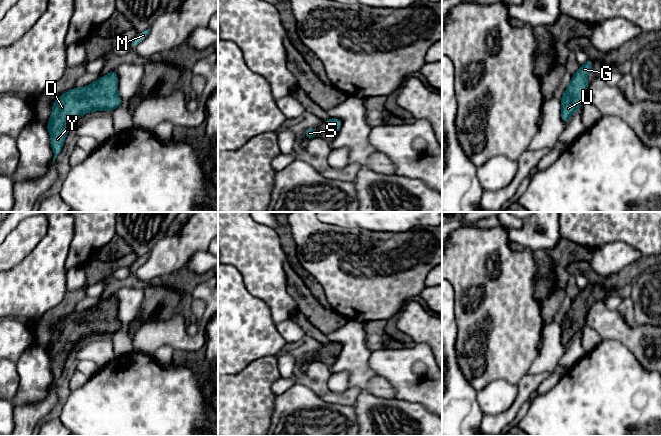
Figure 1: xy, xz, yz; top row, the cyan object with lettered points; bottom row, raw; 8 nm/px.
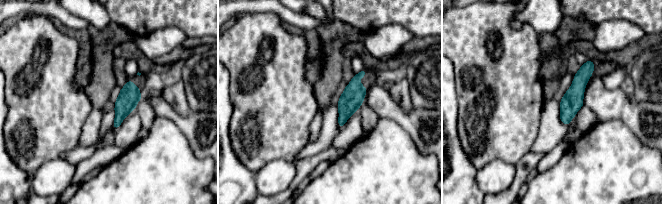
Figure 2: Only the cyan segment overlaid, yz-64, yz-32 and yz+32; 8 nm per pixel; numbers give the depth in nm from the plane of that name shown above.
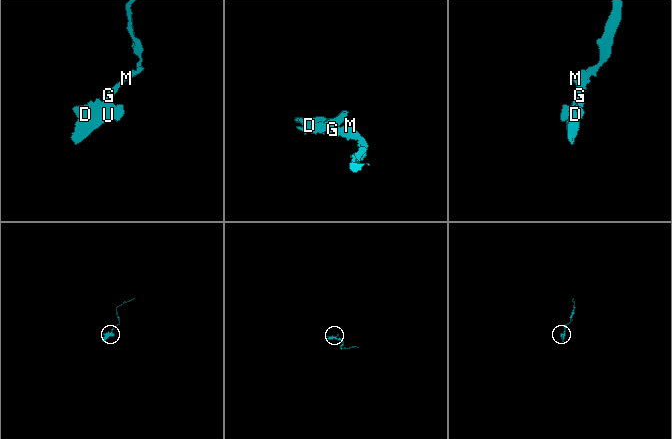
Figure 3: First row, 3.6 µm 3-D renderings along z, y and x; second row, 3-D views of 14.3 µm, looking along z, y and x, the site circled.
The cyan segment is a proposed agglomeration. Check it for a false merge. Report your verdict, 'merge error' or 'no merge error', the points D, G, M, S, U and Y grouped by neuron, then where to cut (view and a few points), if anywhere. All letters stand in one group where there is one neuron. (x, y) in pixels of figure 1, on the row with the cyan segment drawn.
no merge error; D G M S U Y; no cut

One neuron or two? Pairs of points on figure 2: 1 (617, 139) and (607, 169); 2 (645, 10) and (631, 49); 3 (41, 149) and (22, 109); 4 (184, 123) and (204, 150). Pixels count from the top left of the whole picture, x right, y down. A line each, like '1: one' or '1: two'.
1: one
2: two
3: one
4: one

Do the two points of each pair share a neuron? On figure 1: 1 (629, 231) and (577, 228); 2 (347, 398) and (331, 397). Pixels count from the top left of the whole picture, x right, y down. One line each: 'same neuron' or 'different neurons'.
1: same neuron
2: same neuron

